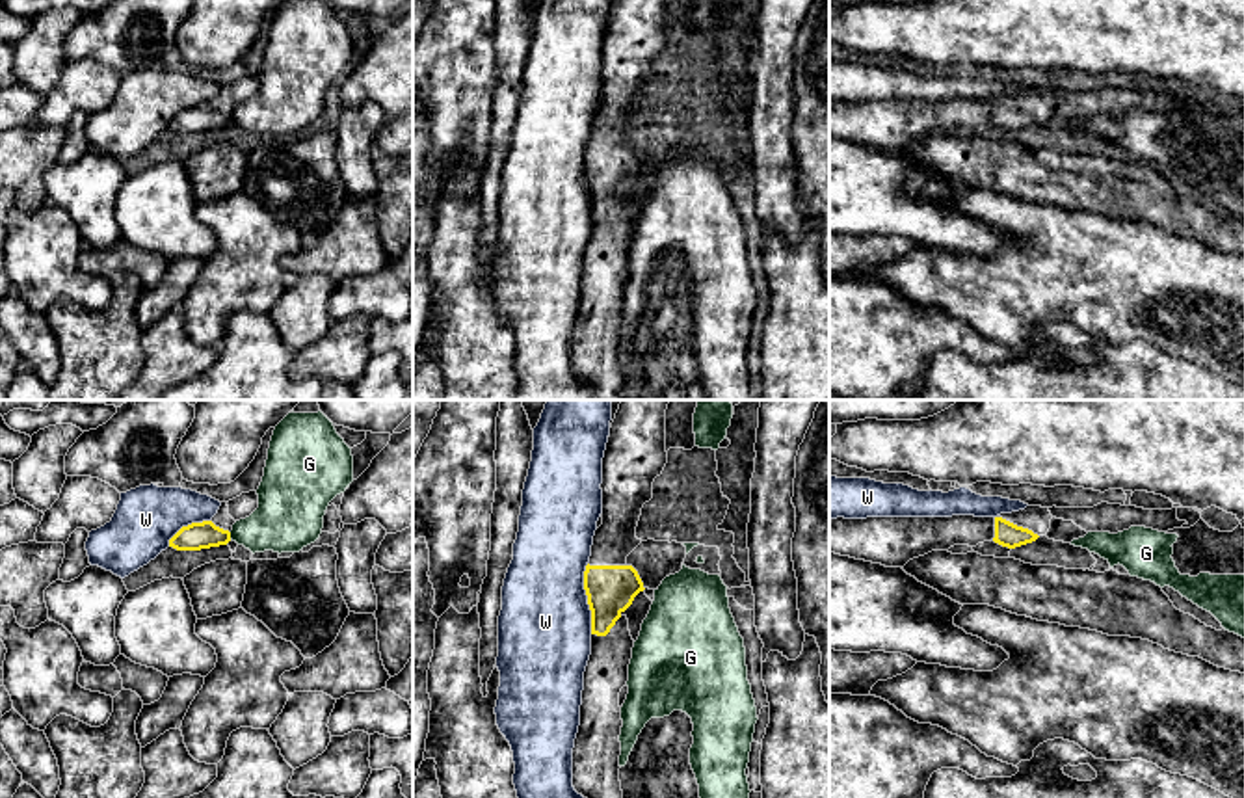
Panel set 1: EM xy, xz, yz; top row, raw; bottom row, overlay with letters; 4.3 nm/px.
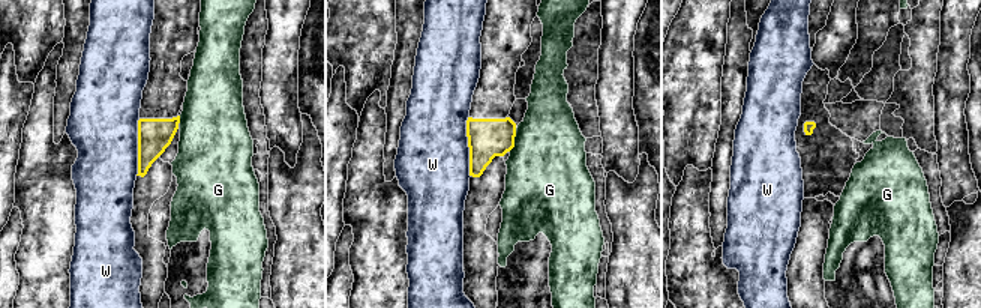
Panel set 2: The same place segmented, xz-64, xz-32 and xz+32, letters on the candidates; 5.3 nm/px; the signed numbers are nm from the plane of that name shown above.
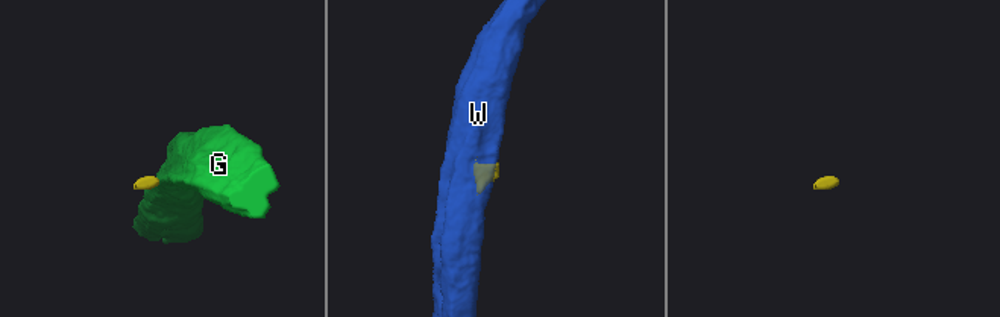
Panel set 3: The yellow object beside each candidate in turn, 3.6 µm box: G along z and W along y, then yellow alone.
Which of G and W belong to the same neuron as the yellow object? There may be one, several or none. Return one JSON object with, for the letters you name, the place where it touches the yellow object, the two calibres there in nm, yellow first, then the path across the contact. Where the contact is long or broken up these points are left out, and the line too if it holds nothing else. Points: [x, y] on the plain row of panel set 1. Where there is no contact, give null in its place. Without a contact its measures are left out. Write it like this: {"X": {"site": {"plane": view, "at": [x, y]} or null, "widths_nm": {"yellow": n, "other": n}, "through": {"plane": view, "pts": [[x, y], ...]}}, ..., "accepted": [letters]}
{"accepted": []}

